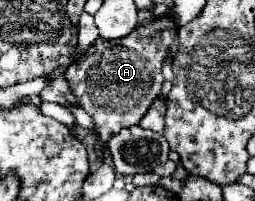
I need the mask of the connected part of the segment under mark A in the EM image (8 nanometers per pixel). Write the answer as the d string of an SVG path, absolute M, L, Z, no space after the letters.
M161 16L149 24L139 24L129 36L121 40L115 40L111 44L103 40L101 48L89 48L75 64L67 68L65 78L69 80L71 92L79 98L83 110L93 116L95 132L99 134L99 154L113 134L117 134L121 128L139 124L151 102L159 96L163 84L161 66L175 38L177 24L173 16Z

